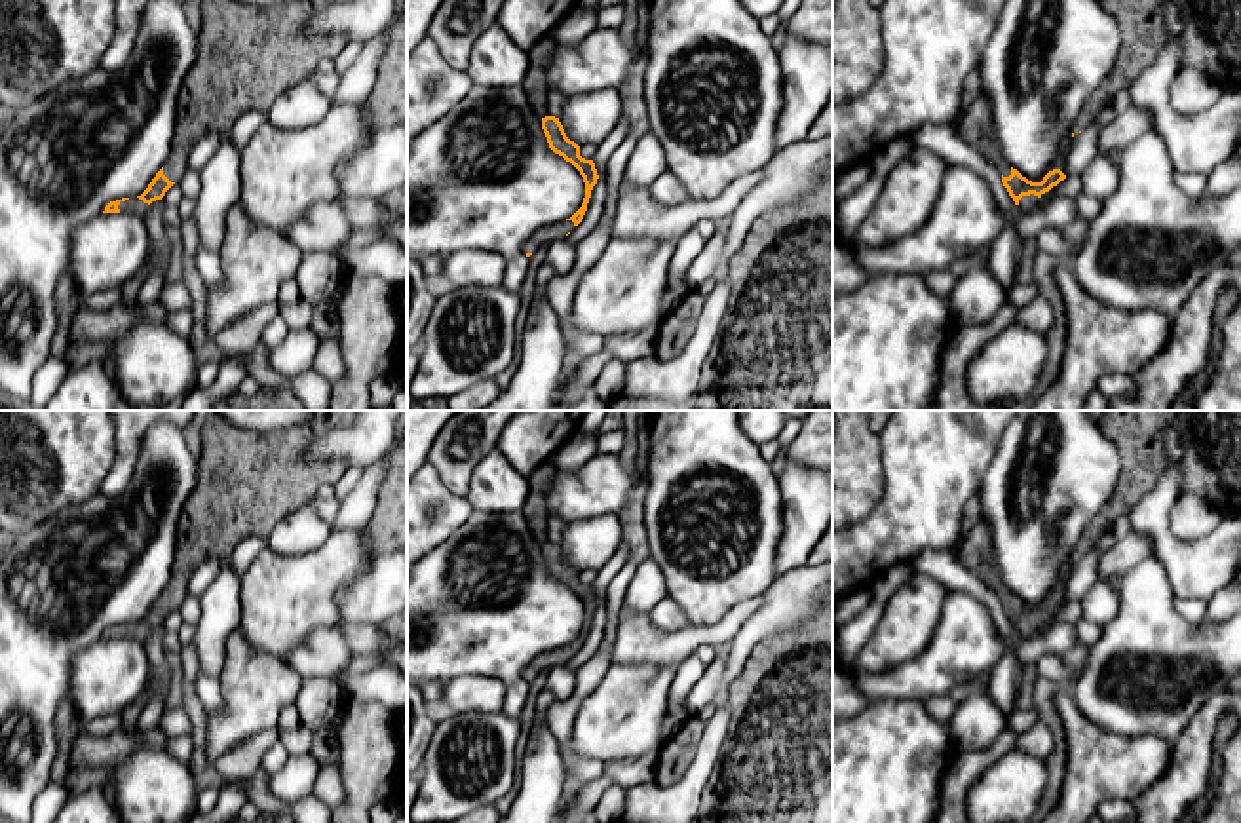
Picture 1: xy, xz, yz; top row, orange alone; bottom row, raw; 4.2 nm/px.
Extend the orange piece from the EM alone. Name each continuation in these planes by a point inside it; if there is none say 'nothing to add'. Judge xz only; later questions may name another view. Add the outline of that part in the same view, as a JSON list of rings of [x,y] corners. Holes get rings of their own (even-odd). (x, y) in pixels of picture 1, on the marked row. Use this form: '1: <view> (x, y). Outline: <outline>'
1: xz (544, 236). Outline: [[[561,220],[555,224],[549,224],[538,232],[534,232],[525,241],[525,253],[534,253],[538,247],[551,243],[557,238],[566,238],[566,234],[574,228],[572,220]]]

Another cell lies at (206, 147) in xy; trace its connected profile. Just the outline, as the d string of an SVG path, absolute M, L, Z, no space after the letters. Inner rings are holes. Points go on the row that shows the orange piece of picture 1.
M213 131L203 135L190 150L186 165L192 171L200 171L209 158L217 152L219 144L226 139L224 131Z

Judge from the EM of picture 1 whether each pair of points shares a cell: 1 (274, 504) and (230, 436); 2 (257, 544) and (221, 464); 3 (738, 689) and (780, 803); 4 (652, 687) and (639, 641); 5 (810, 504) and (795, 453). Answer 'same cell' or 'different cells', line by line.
1: same cell
2: different cells
3: same cell
4: different cells
5: different cells

